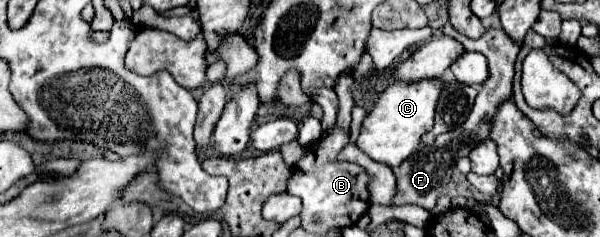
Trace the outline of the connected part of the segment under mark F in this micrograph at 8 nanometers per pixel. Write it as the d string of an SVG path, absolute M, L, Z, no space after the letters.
M448 22L441 28L441 31L452 35L454 39L460 39L460 43L468 49L468 51L478 51L488 59L488 67L490 67L490 77L488 81L482 85L482 90L478 92L472 113L470 117L464 121L464 125L460 125L460 129L452 129L448 133L442 133L436 137L436 141L430 147L420 147L416 153L412 153L406 161L402 161L402 165L398 165L394 171L396 179L398 179L398 193L394 197L394 205L404 205L404 203L414 203L420 205L428 211L432 211L438 203L438 197L444 189L444 185L450 181L452 171L450 167L456 165L456 161L460 157L466 157L470 153L470 149L474 149L480 141L486 141L490 137L490 129L492 129L492 119L498 110L498 106L506 99L512 97L512 79L514 79L514 63L520 51L520 45L514 43L502 29L492 29L488 27L488 31L480 37L480 39L468 39L464 35L460 35L458 31L452 29Z

